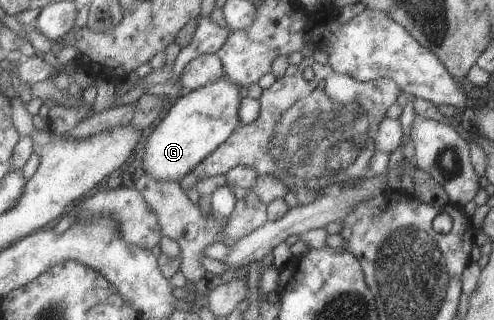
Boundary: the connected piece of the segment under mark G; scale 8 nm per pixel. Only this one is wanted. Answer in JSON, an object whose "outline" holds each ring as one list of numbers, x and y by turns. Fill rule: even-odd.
{"outline":[[227,76,172,100,144,144,143,172,157,181,182,180,184,174,214,152,238,127,239,88]]}

